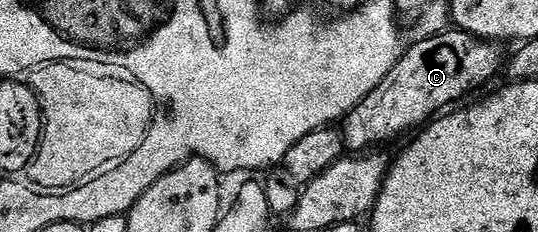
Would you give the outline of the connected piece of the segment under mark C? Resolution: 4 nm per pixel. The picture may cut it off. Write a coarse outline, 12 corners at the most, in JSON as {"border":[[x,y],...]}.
{"border":[[448,29],[404,50],[347,112],[348,152],[422,128],[505,67]]}

